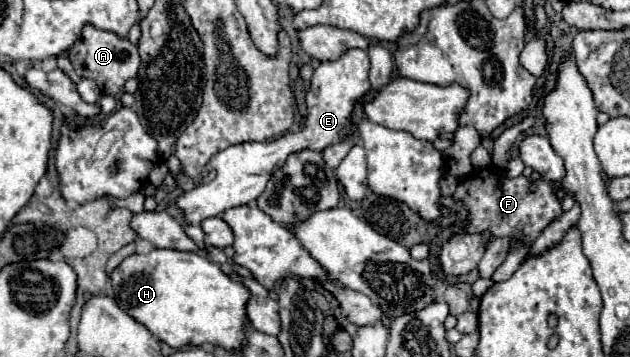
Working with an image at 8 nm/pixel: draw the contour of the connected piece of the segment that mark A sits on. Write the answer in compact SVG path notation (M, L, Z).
M85 26L81 38L73 44L73 48L67 52L69 60L75 68L75 72L81 78L91 78L97 82L101 92L113 94L119 98L123 94L123 86L129 78L137 76L139 70L139 52L137 46L131 44L127 38L119 38L117 34L105 32L105 30L95 30L95 26Z

